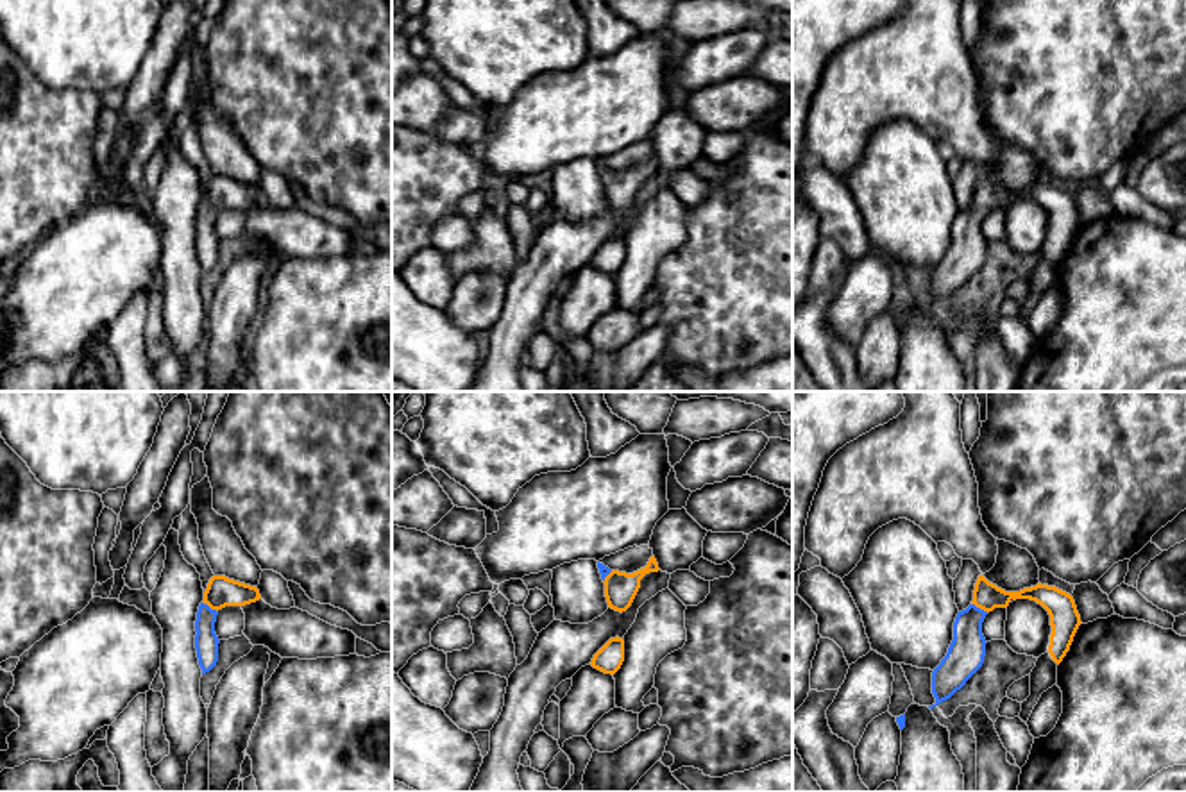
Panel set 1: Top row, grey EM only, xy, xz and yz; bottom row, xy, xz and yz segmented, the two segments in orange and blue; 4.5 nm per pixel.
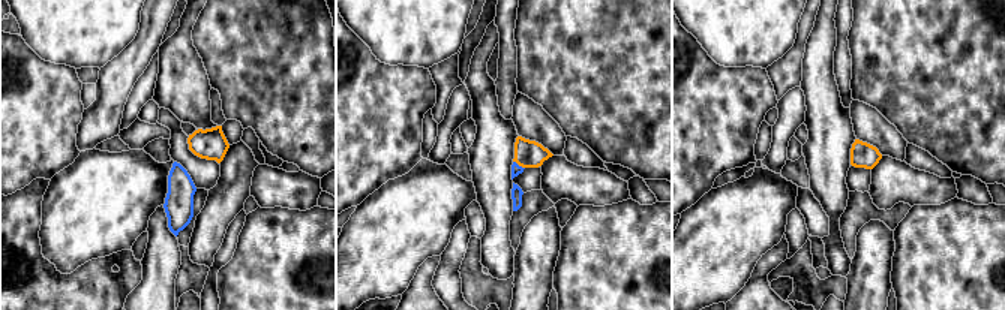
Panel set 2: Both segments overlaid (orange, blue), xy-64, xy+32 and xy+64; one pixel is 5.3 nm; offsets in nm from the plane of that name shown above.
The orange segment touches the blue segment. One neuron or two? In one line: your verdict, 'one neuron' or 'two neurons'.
one neuron

